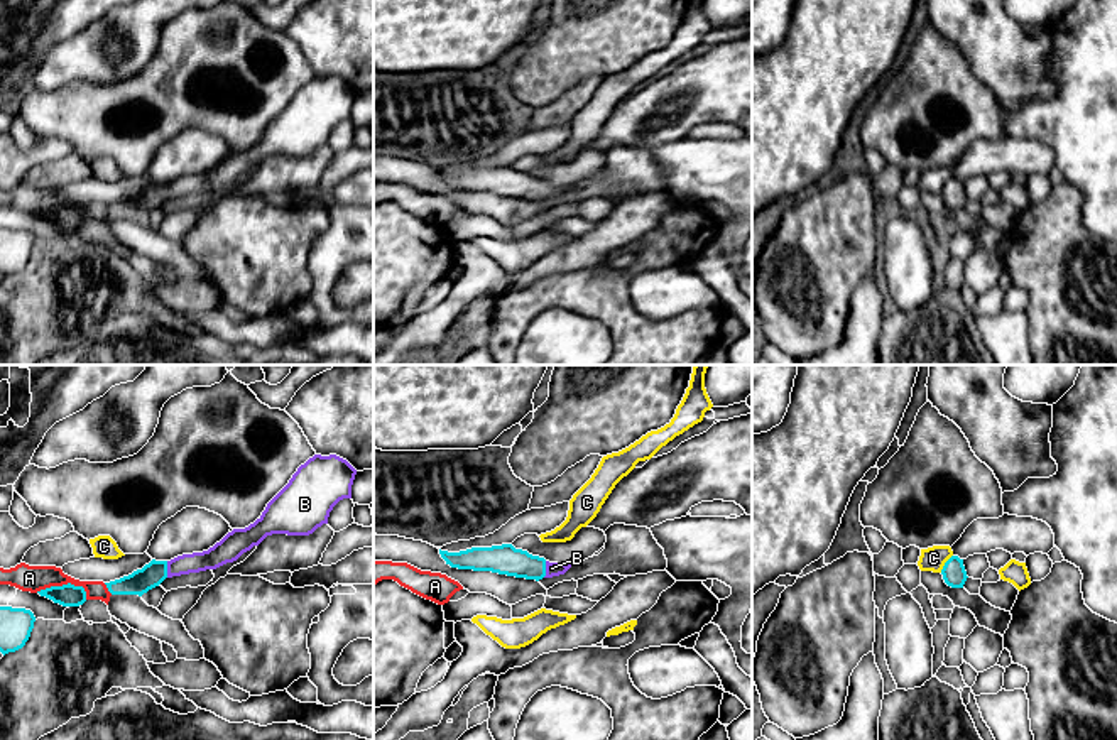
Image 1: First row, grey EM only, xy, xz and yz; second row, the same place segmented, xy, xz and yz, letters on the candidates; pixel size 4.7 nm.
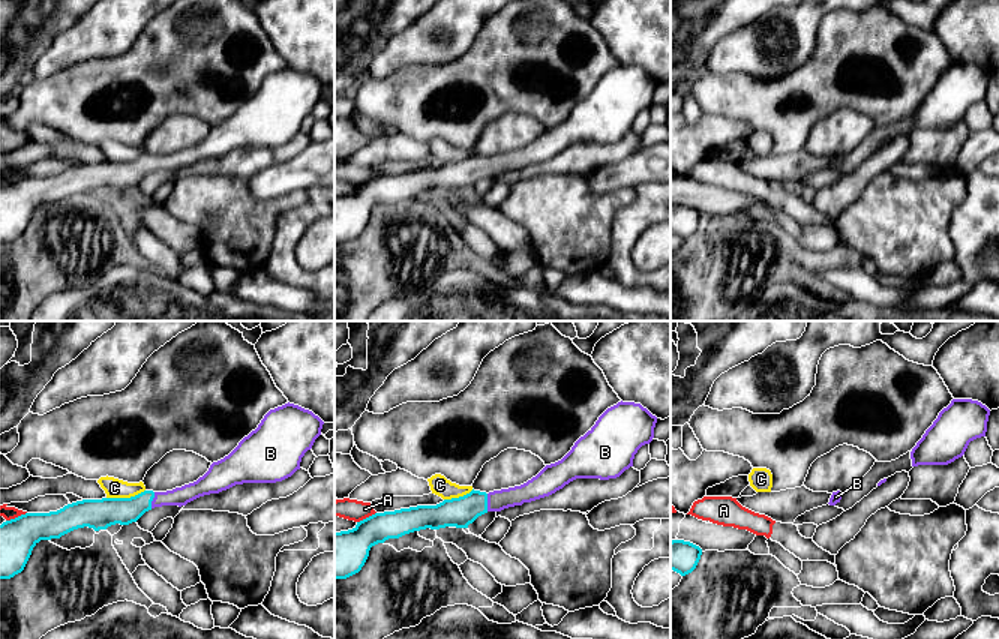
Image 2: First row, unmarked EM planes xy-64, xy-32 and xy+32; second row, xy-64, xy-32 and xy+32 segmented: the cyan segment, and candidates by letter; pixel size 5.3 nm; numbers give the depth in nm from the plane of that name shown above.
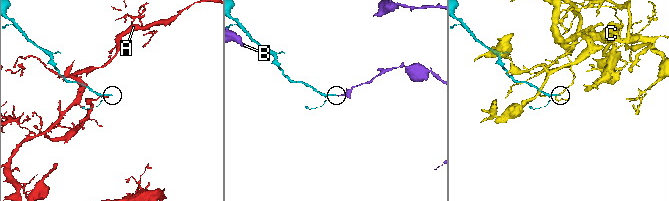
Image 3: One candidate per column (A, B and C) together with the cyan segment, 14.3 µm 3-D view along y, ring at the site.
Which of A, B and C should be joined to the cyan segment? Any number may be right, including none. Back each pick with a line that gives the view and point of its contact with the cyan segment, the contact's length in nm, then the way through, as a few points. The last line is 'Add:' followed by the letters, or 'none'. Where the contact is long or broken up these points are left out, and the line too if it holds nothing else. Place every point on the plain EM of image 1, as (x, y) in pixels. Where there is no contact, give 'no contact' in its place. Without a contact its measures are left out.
B: contact xy (166, 191); length 80 nm; way xy (154, 195), (166, 191), (215, 178)
Add: B

